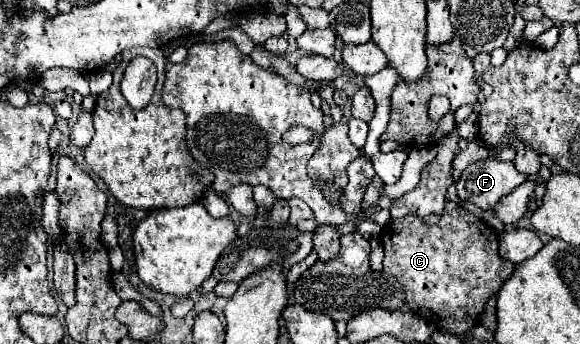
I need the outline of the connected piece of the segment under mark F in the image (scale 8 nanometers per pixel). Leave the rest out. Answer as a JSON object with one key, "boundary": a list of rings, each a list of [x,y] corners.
{"boundary":[[[483,159],[473,161],[463,171],[457,183],[457,195],[463,201],[477,205],[479,209],[493,209],[503,195],[509,195],[515,187],[527,181],[527,175],[519,173],[511,161]]]}

